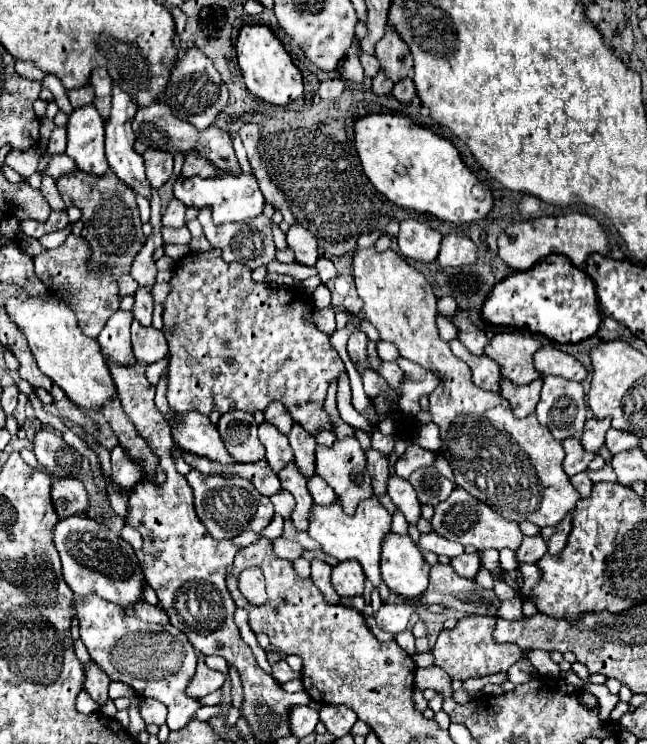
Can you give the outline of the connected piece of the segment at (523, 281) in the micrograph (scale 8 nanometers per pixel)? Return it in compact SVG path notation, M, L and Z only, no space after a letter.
M550 254L530 270L510 274L504 282L498 282L490 292L490 298L484 302L482 318L496 326L514 326L538 332L558 344L582 342L594 336L602 324L594 282L582 268L576 268L562 254Z

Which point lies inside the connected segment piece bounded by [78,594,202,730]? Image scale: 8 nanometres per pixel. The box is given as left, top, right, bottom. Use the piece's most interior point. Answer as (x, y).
(137, 645)

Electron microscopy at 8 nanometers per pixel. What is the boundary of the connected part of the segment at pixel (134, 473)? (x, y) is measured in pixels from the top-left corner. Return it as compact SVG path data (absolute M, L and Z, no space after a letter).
M120 444L112 448L112 478L116 484L126 488L134 488L142 480L140 468L128 458Z

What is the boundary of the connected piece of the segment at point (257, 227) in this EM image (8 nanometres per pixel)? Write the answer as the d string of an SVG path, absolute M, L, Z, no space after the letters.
M206 206L200 210L198 220L204 228L204 234L208 238L208 242L212 244L212 248L222 250L222 258L226 262L242 262L244 266L248 266L250 270L258 268L258 266L266 266L268 262L272 262L276 258L276 246L272 240L272 230L270 230L270 220L260 214L258 218L252 218L248 222L234 222L234 224L214 224L212 220L212 210Z

